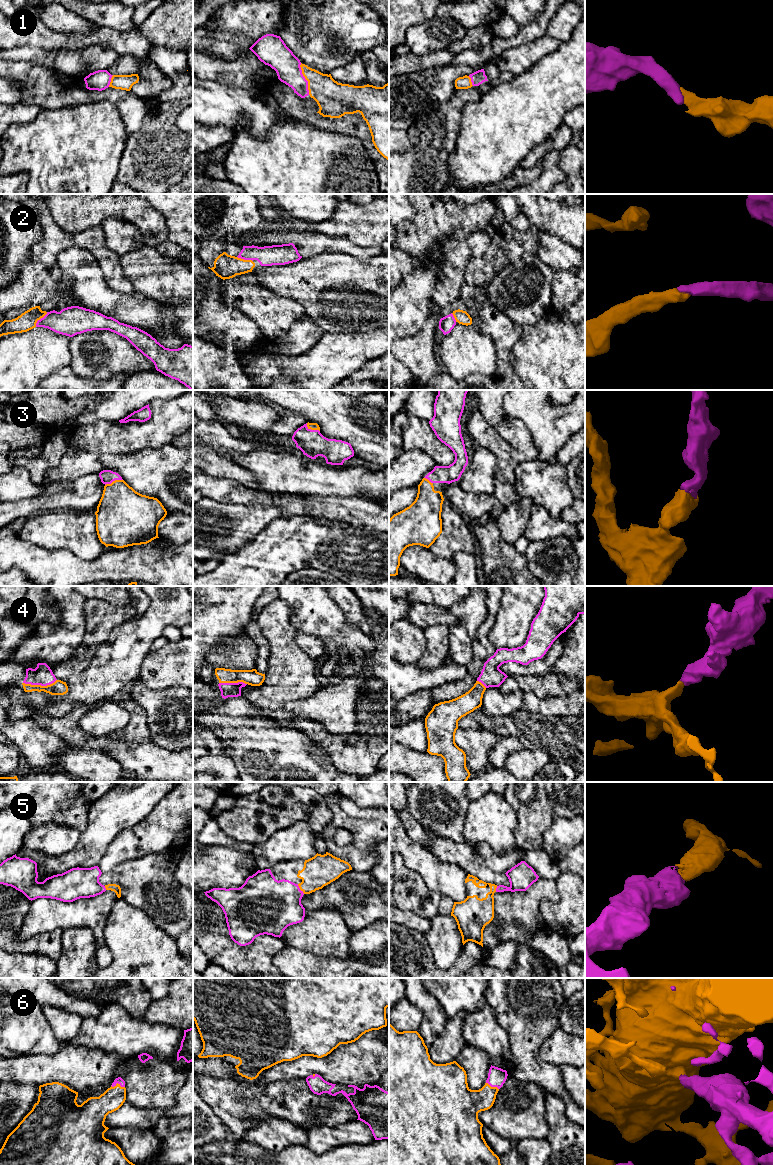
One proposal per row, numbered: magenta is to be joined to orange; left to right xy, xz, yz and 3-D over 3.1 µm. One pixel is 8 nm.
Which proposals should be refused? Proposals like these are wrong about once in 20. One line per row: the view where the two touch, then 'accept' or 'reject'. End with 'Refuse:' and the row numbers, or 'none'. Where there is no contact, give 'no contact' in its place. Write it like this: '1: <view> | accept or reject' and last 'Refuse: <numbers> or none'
1: xz | accept
2: xy | accept
3: xy | accept
4: xy | accept
5: xz | accept
6: xy | accept
Refuse: none

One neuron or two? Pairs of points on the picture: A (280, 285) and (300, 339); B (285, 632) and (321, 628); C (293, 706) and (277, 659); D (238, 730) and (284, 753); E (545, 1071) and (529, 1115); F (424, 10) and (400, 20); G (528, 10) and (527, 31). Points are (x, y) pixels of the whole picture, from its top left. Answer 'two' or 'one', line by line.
A: two
B: two
C: two
D: one
E: two
F: one
G: two

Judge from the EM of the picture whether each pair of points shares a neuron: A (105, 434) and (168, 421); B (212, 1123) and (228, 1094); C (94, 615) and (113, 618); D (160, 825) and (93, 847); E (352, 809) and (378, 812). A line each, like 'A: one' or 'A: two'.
A: one
B: two
C: one
D: two
E: one

